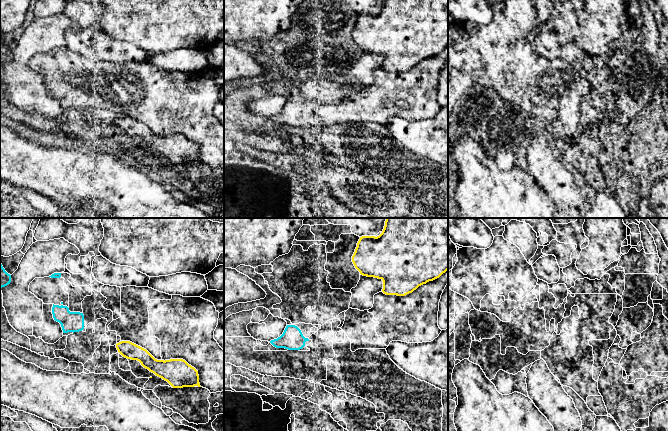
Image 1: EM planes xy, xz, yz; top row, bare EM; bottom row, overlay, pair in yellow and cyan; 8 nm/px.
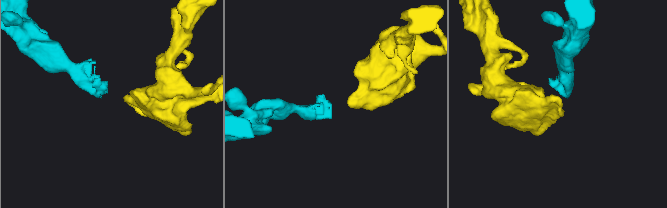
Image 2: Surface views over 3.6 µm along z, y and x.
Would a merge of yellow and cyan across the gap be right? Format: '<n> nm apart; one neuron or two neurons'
300 nm apart; two neurons

